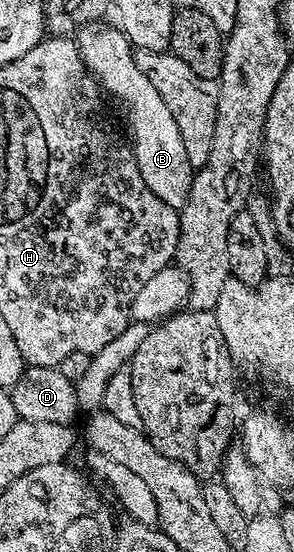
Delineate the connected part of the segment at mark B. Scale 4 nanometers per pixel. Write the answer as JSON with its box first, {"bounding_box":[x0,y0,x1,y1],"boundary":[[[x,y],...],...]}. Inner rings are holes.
{"bounding_box":[78,21,194,209],"boundary":[[[97,21],[80,28],[78,32],[80,57],[85,67],[91,71],[92,78],[99,82],[101,88],[107,94],[109,91],[128,110],[128,127],[132,130],[130,143],[134,148],[138,173],[142,173],[142,181],[150,189],[150,193],[154,193],[154,197],[166,201],[166,205],[177,209],[182,208],[186,205],[188,194],[192,188],[194,169],[190,165],[190,157],[186,157],[186,145],[182,145],[182,133],[178,133],[178,121],[174,121],[170,109],[166,109],[162,97],[158,97],[158,89],[154,89],[154,85],[150,85],[146,73],[142,73],[142,69],[138,69],[134,48],[124,36],[124,32],[120,30],[119,26],[107,27],[106,24],[107,22]]]}

